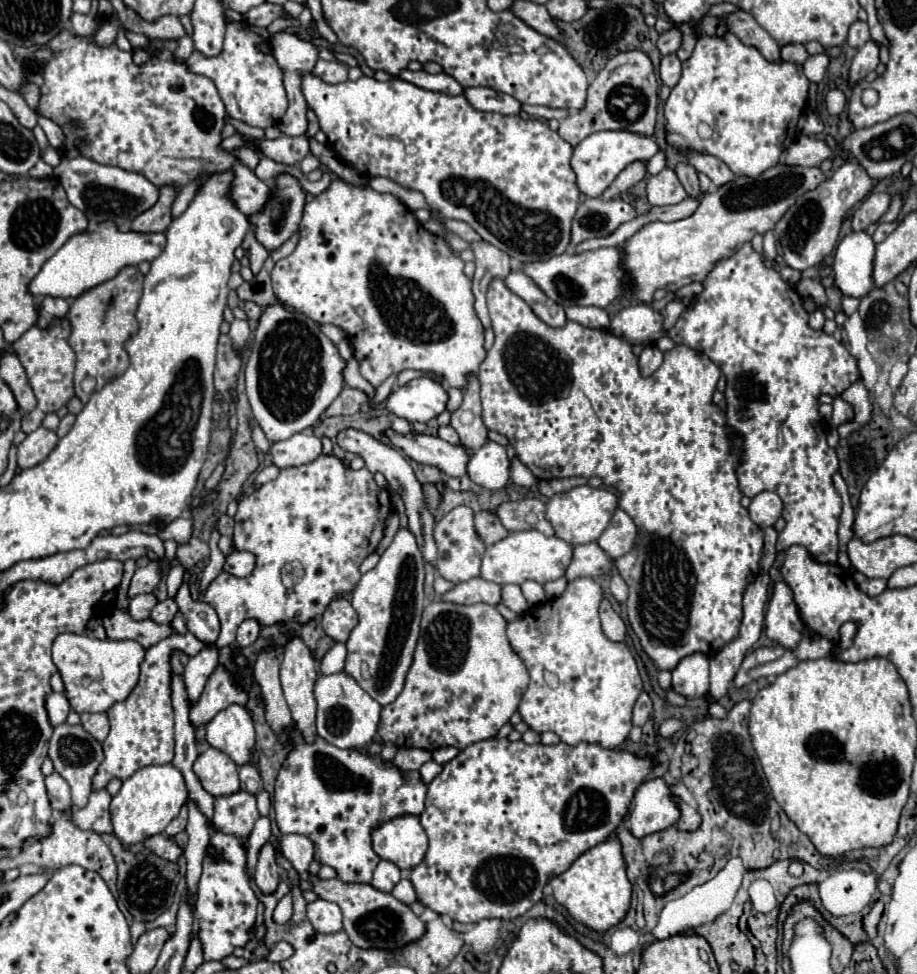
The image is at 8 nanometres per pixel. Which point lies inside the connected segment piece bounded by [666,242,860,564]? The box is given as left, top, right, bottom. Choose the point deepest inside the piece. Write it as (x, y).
(748, 321)

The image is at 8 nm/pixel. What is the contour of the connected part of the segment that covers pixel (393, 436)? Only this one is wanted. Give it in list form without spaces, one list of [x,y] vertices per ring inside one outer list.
[[[386,430],[386,434],[390,436],[390,440],[396,448],[404,450],[418,464],[434,466],[448,476],[464,476],[466,474],[470,456],[462,444],[452,446],[450,442],[446,442],[438,436],[430,436],[430,434],[410,432],[406,436],[400,436],[394,430]]]

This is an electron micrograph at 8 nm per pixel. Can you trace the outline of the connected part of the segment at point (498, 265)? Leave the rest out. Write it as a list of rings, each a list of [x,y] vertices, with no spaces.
[[[472,242],[472,252],[476,256],[476,272],[472,278],[474,310],[484,328],[490,328],[488,308],[486,308],[486,290],[494,278],[504,278],[512,270],[512,260],[500,248],[484,242]]]

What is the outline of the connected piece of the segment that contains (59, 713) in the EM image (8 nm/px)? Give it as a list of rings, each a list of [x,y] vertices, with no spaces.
[[[52,692],[46,700],[46,708],[48,708],[48,718],[54,726],[66,722],[66,716],[70,712],[70,704],[68,704],[68,698],[64,694]]]

